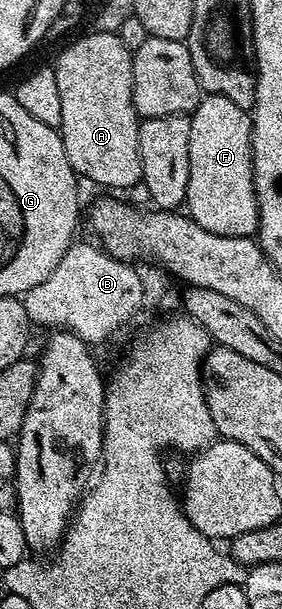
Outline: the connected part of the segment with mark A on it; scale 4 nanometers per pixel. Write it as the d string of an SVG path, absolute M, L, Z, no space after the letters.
M91 30L88 36L83 36L80 40L73 41L60 54L59 61L54 61L53 64L55 73L57 74L57 91L61 93L61 135L63 137L63 145L65 146L65 154L69 158L69 166L73 166L76 177L82 178L84 181L86 181L85 179L92 180L93 183L100 184L103 188L131 188L134 184L138 185L143 178L141 154L139 153L139 122L141 117L135 112L135 107L133 106L132 55L132 49L127 48L125 42L121 42L118 34Z

